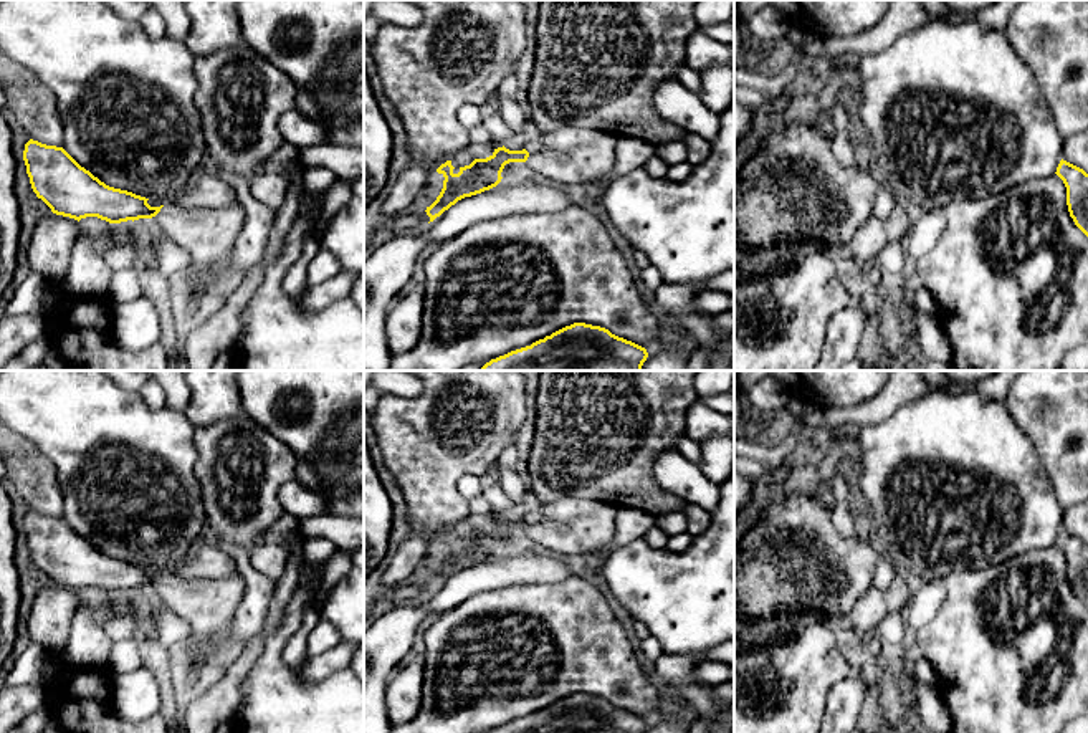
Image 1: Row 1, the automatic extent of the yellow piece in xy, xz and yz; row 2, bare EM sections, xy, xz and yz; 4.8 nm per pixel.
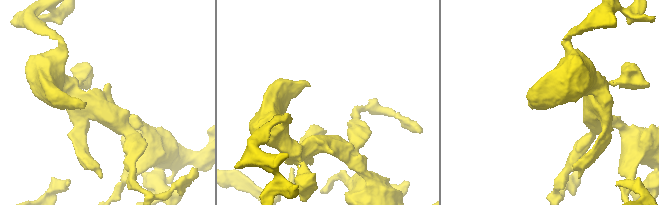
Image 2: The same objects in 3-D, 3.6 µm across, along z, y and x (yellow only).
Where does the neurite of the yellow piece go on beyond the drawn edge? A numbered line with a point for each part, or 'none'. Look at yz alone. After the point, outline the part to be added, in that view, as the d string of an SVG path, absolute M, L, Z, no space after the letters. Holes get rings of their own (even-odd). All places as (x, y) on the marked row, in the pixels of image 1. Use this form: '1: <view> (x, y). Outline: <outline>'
none

